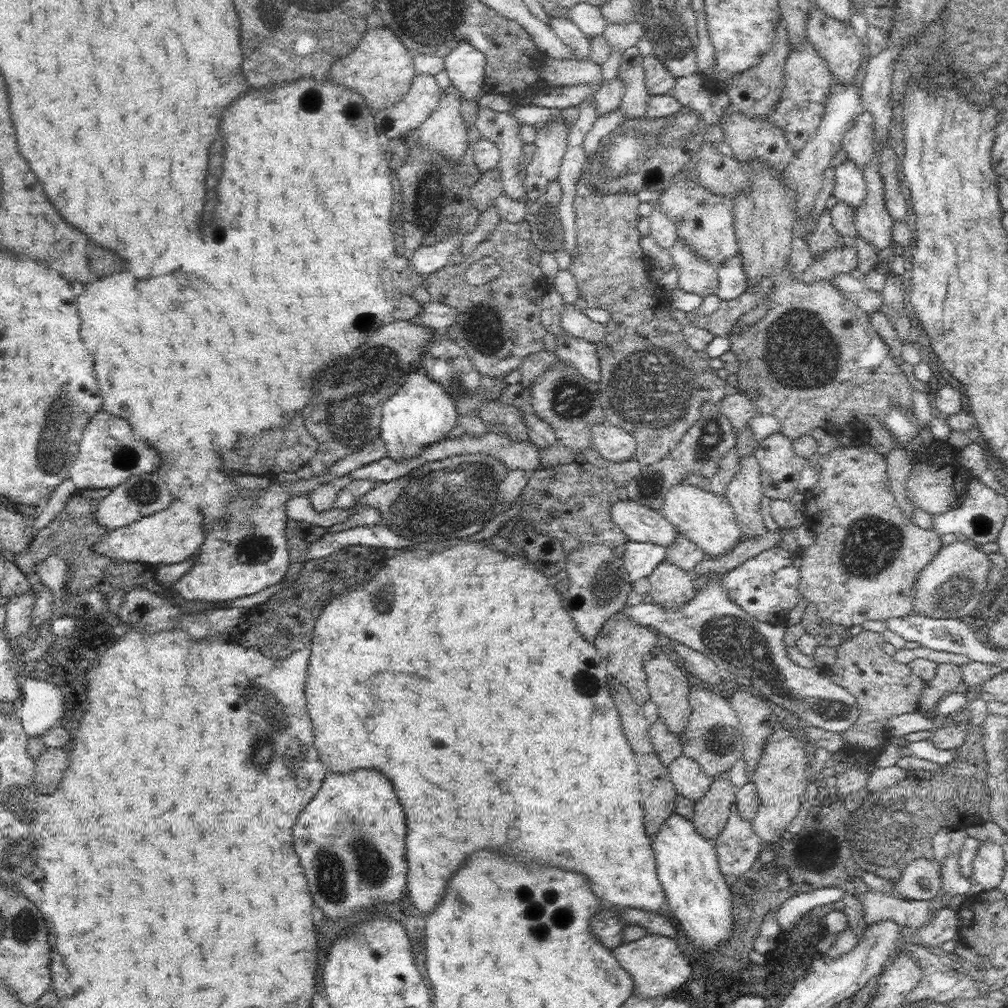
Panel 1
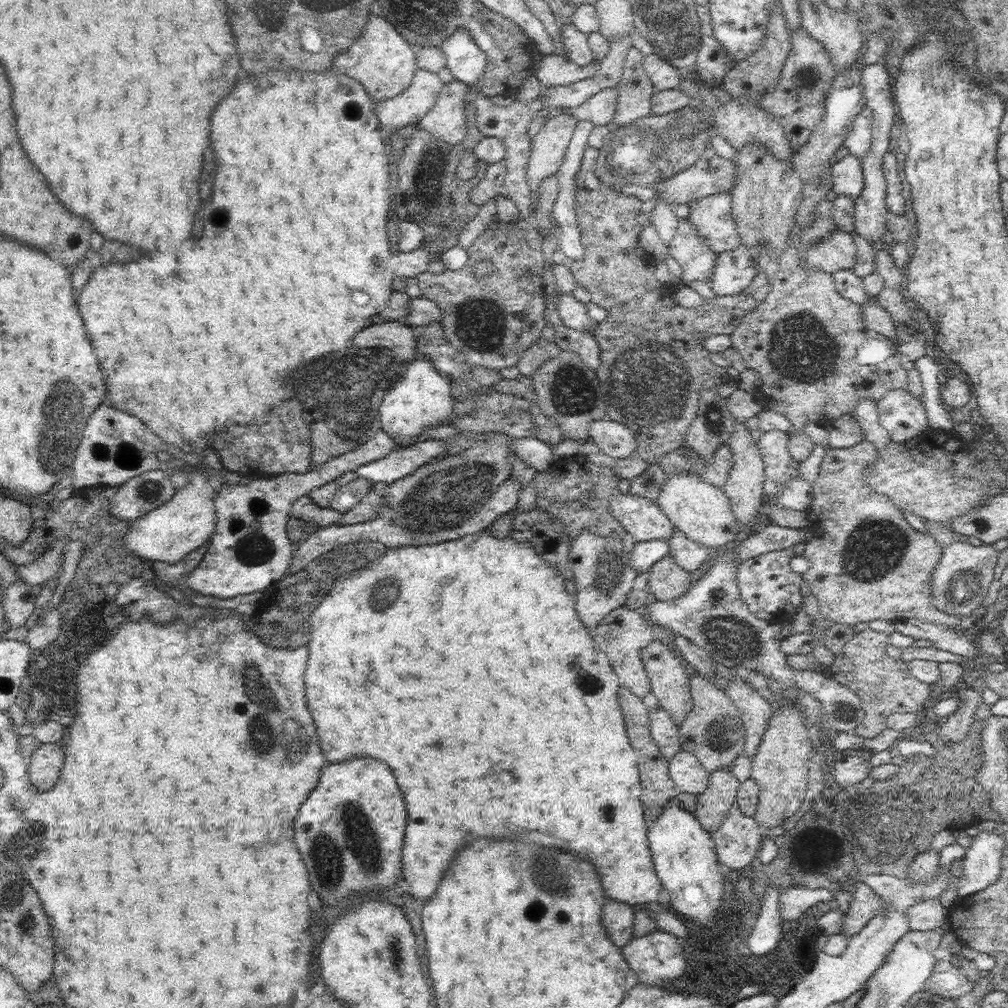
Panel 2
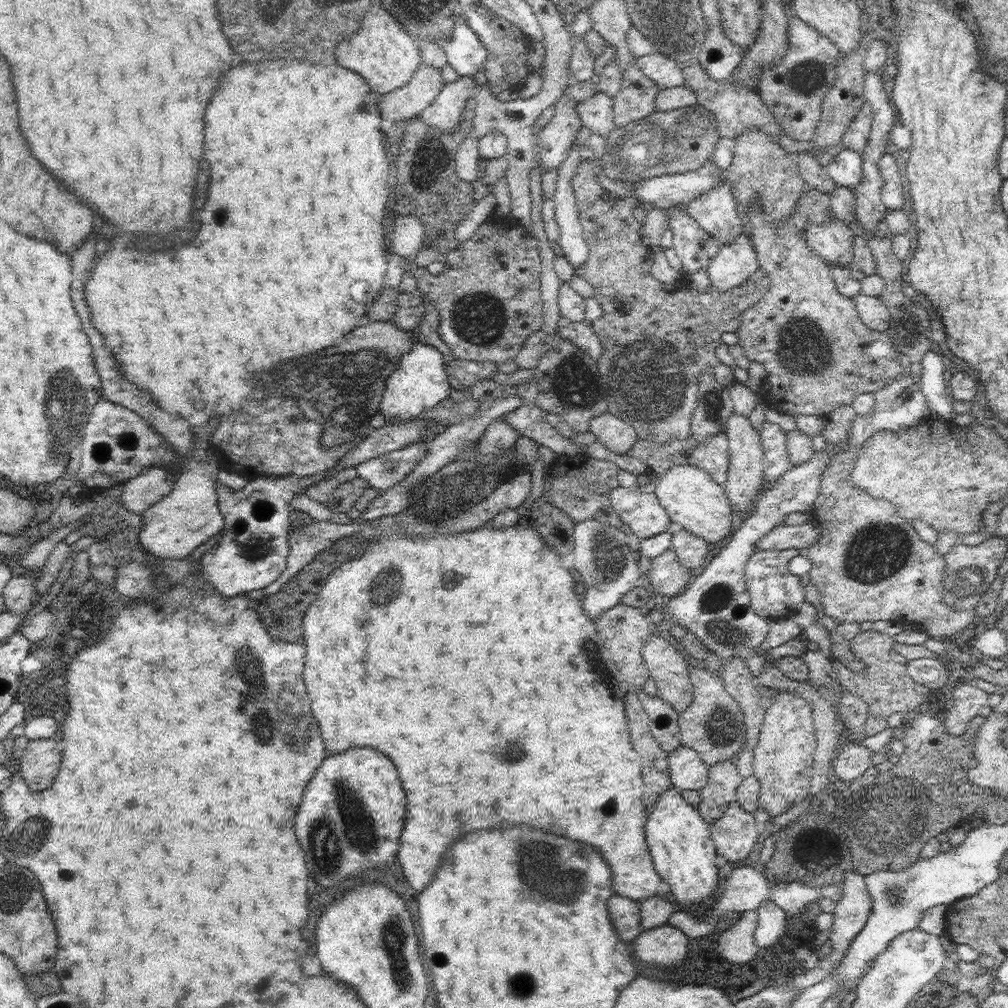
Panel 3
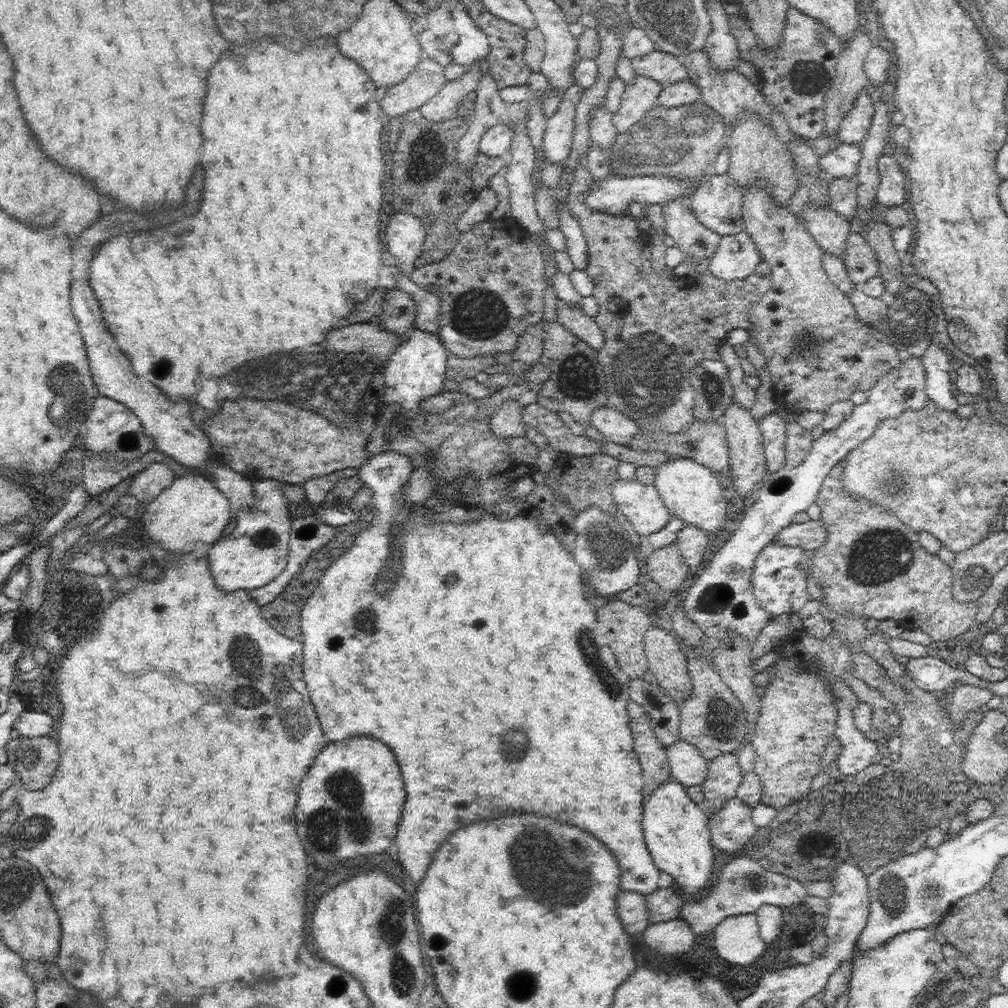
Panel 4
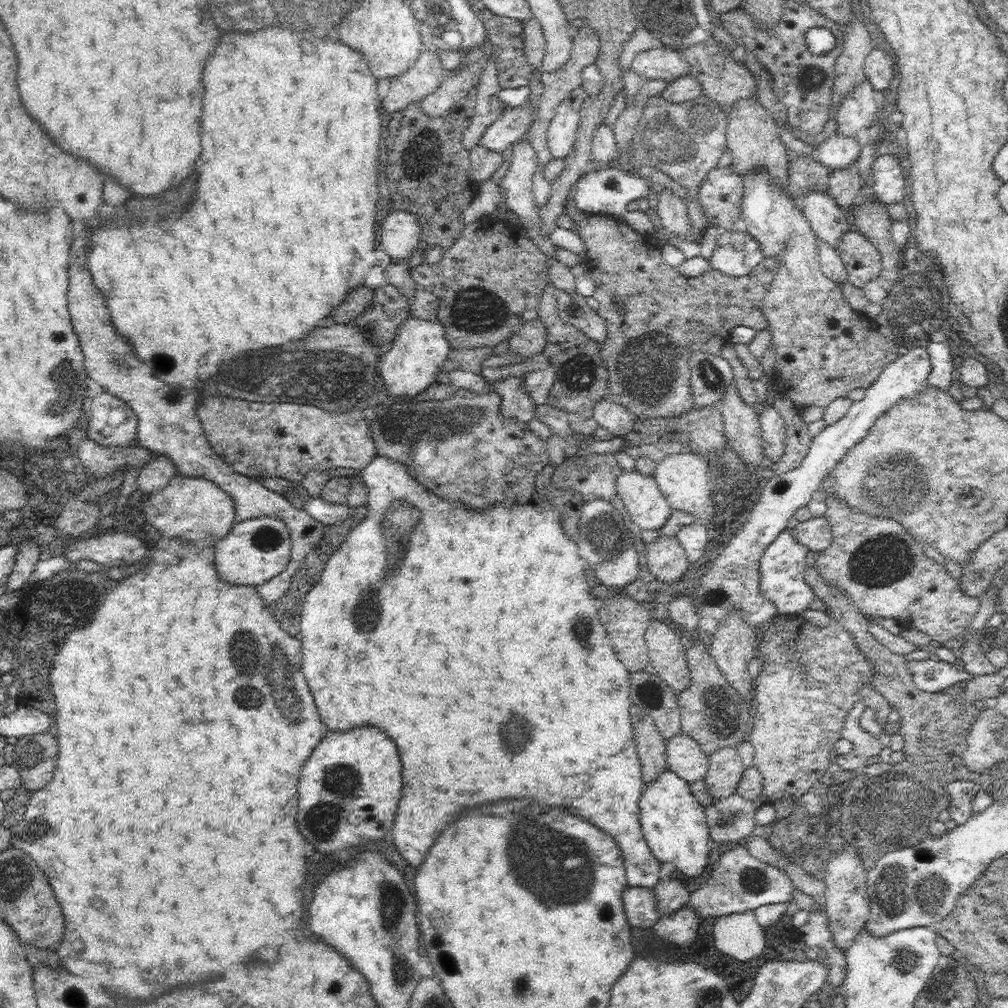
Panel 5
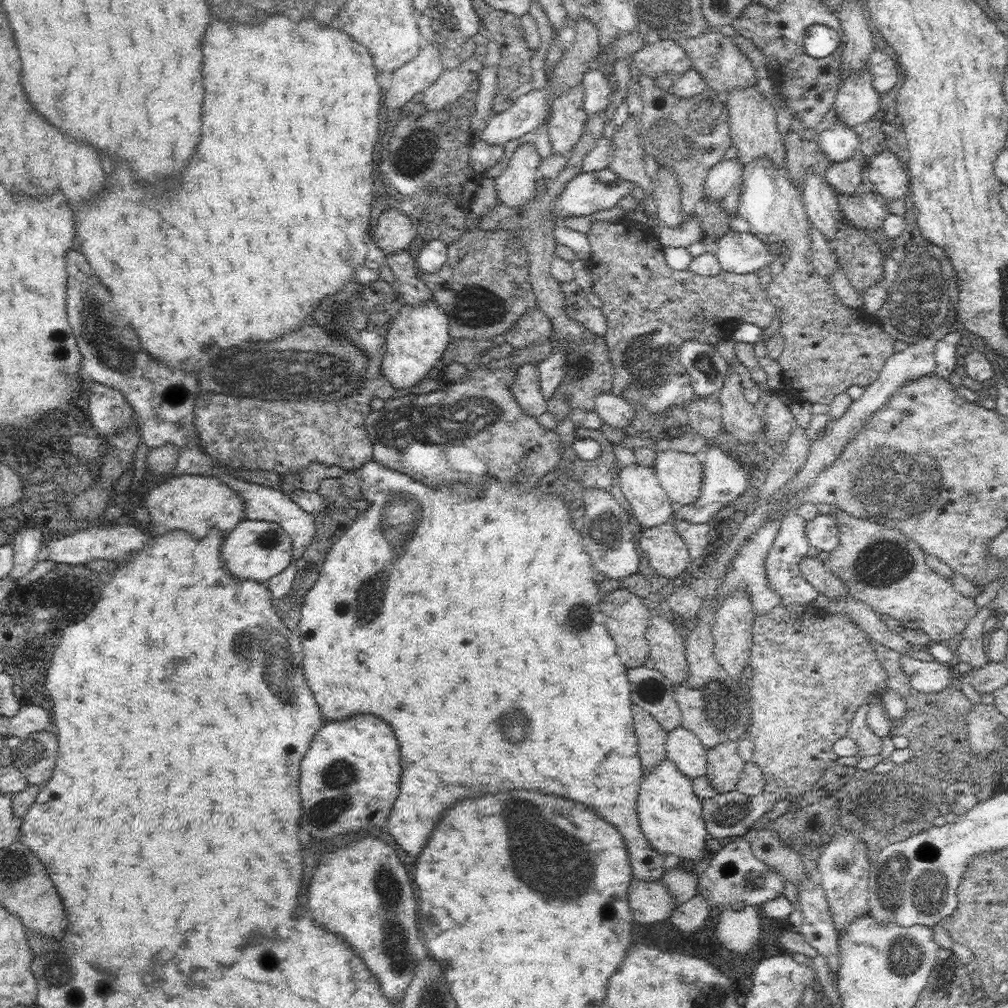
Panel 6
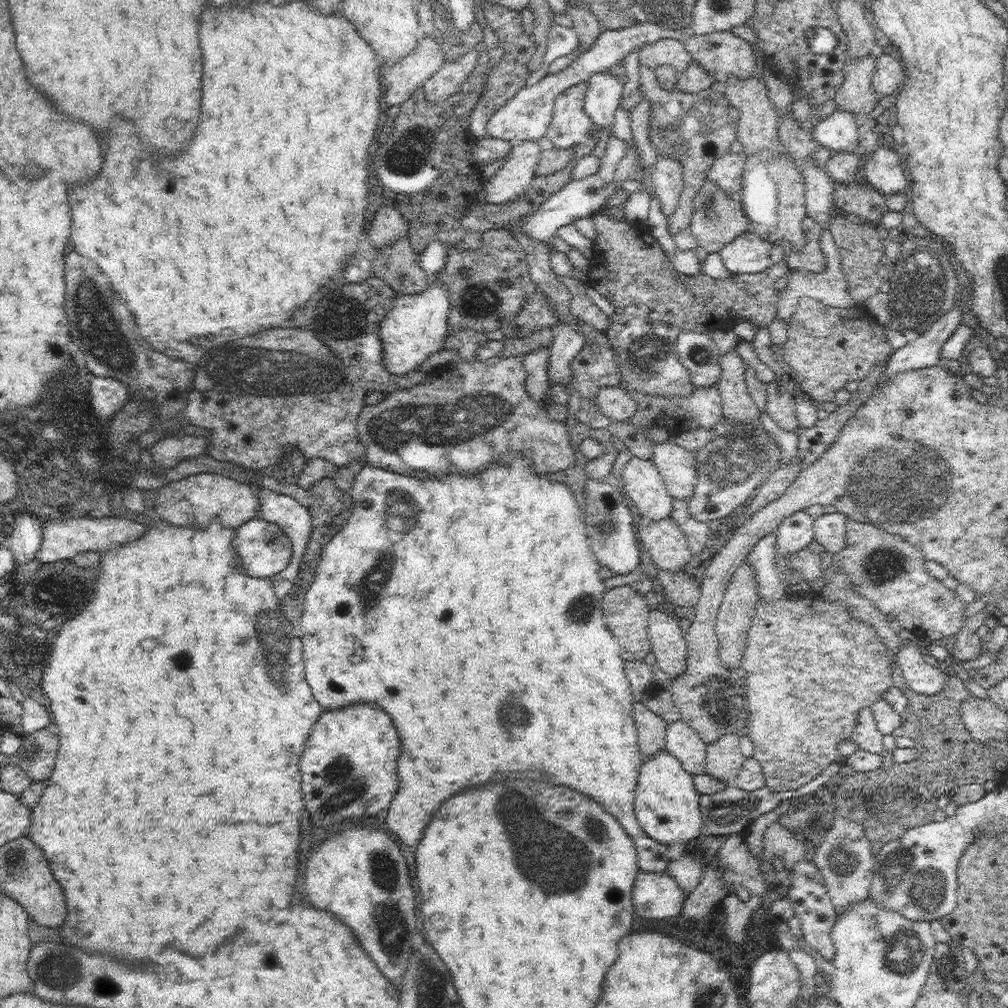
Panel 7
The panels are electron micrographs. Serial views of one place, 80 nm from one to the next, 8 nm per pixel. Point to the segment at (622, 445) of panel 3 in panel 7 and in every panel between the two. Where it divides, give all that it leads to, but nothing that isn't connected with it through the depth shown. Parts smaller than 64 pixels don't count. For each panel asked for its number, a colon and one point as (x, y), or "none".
4: (616, 427)
5: (615, 418)
6: (613, 410)
7: (613, 401)

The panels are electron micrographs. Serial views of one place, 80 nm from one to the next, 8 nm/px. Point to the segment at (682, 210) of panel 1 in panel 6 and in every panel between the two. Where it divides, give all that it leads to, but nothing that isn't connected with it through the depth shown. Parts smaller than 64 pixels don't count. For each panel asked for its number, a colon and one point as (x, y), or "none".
2: (712, 218)
3: (716, 212)
4: (717, 203)
5: (720, 196)
6: (724, 182)

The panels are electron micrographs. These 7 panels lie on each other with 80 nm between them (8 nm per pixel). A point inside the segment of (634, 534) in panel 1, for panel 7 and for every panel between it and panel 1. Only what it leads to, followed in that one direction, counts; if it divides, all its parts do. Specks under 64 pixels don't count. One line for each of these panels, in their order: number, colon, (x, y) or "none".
2: (643, 518)
3: (641, 511)
4: (642, 505)
5: (647, 506)
6: (651, 506)
7: (643, 483)

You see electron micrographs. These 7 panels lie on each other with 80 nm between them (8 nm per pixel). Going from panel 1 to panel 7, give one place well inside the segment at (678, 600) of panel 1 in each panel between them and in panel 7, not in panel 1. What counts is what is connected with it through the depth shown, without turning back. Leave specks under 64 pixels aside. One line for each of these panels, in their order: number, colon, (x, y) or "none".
2: (667, 580)
3: (667, 576)
4: (666, 566)
5: (667, 561)
6: (668, 555)
7: (667, 545)

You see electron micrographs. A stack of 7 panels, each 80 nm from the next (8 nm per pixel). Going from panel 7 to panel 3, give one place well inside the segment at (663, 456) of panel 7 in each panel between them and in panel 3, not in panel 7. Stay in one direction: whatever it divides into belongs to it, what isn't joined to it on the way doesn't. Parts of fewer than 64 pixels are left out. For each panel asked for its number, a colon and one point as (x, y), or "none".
3: (693, 500)
4: (690, 491)
5: (684, 479)
6: (680, 474)

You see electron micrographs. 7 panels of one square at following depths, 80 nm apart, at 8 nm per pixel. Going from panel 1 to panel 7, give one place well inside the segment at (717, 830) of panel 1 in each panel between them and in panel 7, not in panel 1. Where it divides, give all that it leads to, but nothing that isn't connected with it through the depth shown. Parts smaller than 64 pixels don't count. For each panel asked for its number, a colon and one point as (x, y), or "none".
2: (713, 806)
3: (724, 779)
4: (724, 775)
5: (725, 770)
6: (724, 765)
7: (724, 759)

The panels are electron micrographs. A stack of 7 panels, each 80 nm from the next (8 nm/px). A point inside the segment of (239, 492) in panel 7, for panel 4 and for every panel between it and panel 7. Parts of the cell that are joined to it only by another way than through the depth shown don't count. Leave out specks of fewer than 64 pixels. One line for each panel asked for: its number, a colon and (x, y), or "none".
4: (192, 510)
5: (190, 508)
6: (192, 503)

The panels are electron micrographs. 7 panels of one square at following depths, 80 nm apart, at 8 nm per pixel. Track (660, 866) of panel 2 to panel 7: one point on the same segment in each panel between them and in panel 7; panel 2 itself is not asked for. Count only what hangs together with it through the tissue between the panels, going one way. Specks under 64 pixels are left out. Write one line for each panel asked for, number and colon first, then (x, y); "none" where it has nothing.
3: (683, 852)
4: (675, 828)
5: (673, 822)
6: (670, 815)
7: (667, 806)

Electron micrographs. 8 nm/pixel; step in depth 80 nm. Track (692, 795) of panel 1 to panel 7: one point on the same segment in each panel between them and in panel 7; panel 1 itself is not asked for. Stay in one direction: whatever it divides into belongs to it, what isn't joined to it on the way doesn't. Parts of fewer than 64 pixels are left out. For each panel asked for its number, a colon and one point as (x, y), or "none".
2: (686, 771)
3: (687, 771)
4: (687, 765)
5: (685, 757)
6: (684, 749)
7: (682, 741)

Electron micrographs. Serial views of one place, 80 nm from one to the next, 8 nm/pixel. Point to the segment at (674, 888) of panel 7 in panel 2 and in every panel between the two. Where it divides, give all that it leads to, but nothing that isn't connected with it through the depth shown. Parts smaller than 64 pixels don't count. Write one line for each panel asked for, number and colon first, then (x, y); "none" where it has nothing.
2: (618, 917)
3: (625, 913)
4: (632, 909)
5: (640, 903)
6: (650, 901)

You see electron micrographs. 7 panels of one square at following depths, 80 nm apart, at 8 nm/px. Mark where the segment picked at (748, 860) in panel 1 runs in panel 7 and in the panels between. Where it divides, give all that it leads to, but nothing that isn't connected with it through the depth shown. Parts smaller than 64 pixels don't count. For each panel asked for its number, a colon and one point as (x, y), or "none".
2: (738, 840)
3: (734, 834)
4: (730, 829)
5: (730, 819)
6: (735, 814)
7: (732, 811)

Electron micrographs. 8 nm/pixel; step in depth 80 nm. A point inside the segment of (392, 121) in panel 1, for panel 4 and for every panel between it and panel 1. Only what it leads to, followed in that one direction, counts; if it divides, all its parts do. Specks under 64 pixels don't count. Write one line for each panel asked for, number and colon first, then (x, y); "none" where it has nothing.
2: (409, 107)
3: (409, 101)
4: (428, 77)

